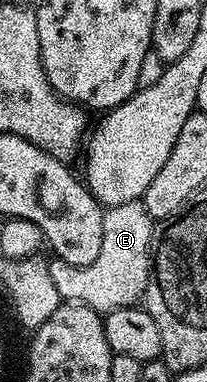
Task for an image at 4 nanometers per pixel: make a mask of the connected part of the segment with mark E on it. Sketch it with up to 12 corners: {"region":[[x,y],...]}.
{"region":[[143,202],[104,212],[90,265],[48,263],[61,300],[135,307],[152,279]]}

